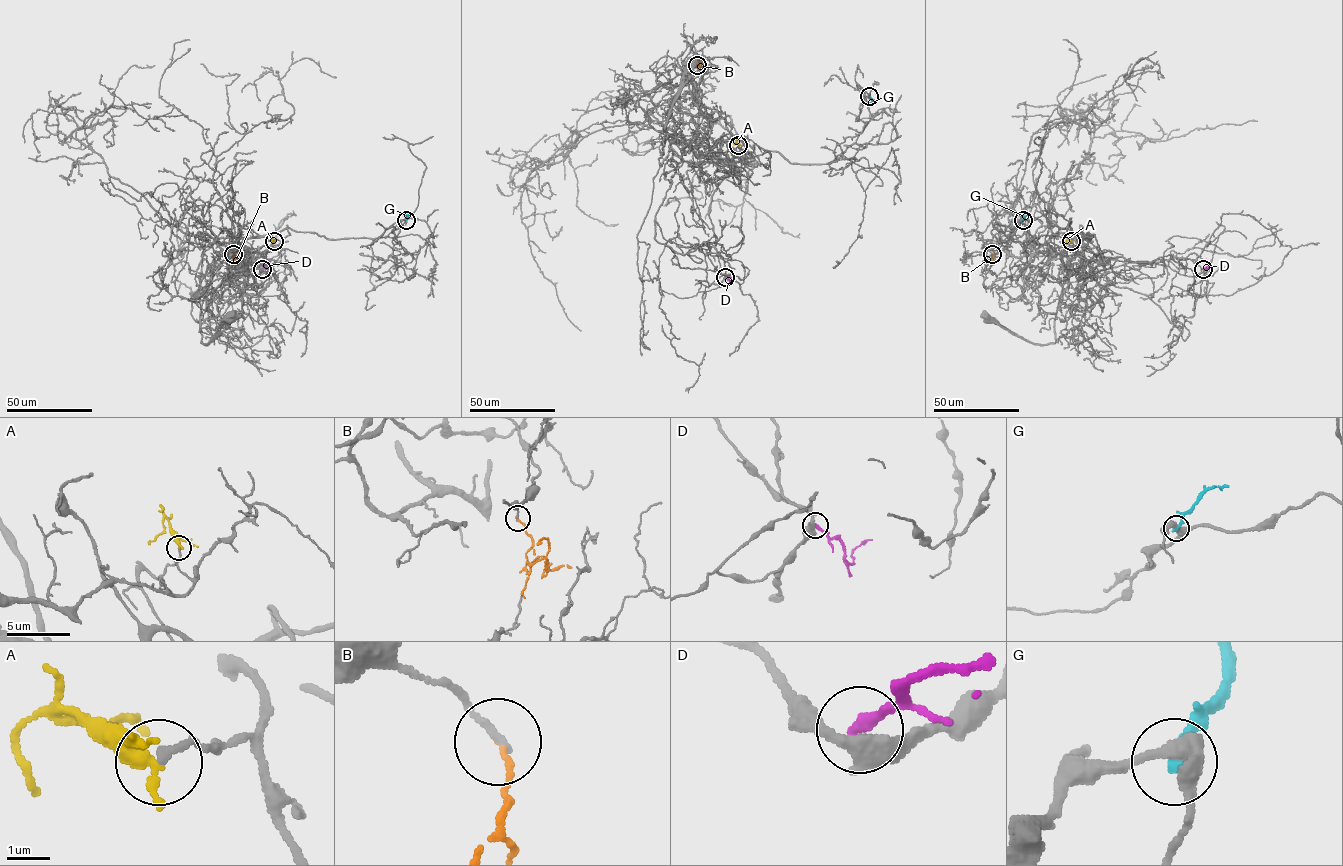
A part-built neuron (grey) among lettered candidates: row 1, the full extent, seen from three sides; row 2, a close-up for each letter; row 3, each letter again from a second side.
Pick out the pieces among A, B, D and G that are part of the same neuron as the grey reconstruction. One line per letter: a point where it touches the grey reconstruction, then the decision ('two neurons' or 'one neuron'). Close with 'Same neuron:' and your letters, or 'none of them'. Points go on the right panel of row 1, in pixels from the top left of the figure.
A: (1071, 241) | two neurons
B: (992, 254) | two neurons
D: (1203, 269) | two neurons
G: (1023, 220) | two neurons
Same neuron: none of them

